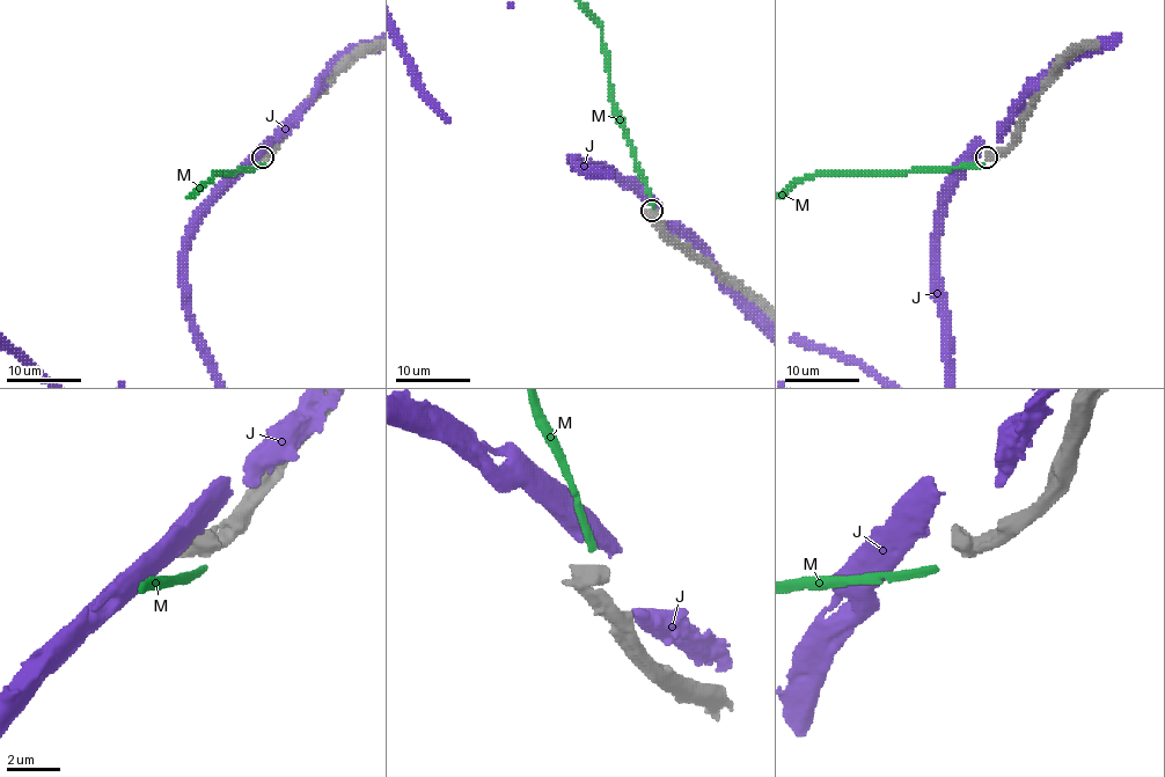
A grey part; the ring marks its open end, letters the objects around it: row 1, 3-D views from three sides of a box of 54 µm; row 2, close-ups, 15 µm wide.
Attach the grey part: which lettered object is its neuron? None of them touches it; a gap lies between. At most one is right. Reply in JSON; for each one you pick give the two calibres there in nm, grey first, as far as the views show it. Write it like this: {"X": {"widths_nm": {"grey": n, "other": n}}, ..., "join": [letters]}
{"join": []}

